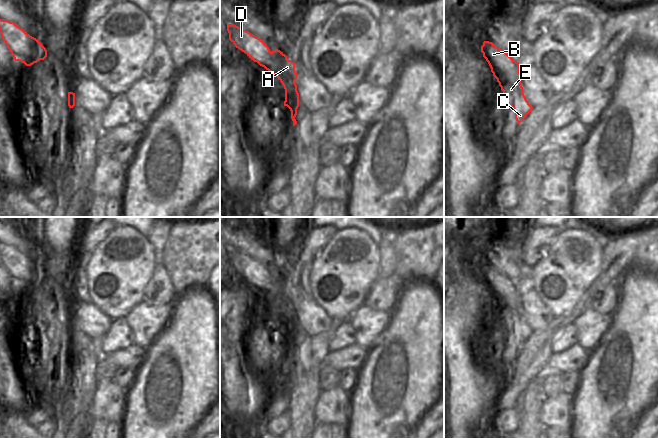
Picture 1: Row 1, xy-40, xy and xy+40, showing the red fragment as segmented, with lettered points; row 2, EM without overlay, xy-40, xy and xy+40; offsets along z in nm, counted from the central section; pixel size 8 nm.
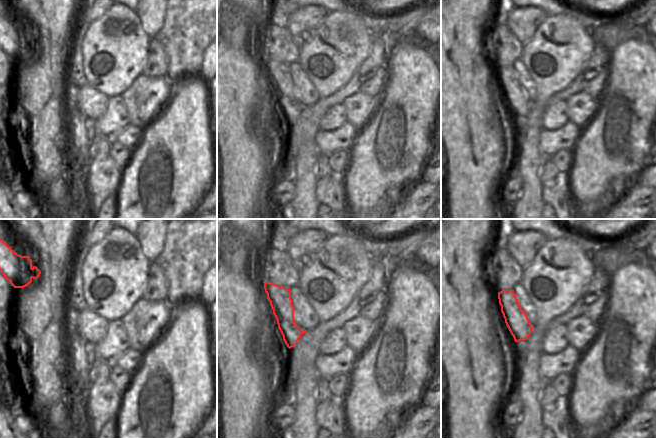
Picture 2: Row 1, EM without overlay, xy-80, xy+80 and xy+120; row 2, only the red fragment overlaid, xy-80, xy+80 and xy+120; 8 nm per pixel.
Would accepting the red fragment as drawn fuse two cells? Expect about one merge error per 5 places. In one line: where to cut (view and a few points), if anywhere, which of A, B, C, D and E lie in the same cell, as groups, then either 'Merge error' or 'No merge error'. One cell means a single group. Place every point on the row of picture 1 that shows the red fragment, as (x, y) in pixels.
No split. Groups: A B C D E. No merge error

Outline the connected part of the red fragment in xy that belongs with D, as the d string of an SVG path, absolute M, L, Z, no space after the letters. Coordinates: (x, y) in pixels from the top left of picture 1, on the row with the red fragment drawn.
M227 24L227 31L229 40L236 48L280 80L285 89L284 106L290 109L293 126L295 126L300 101L295 83L297 79L295 62L288 60L287 56L278 49L271 52L263 40L234 24Z

